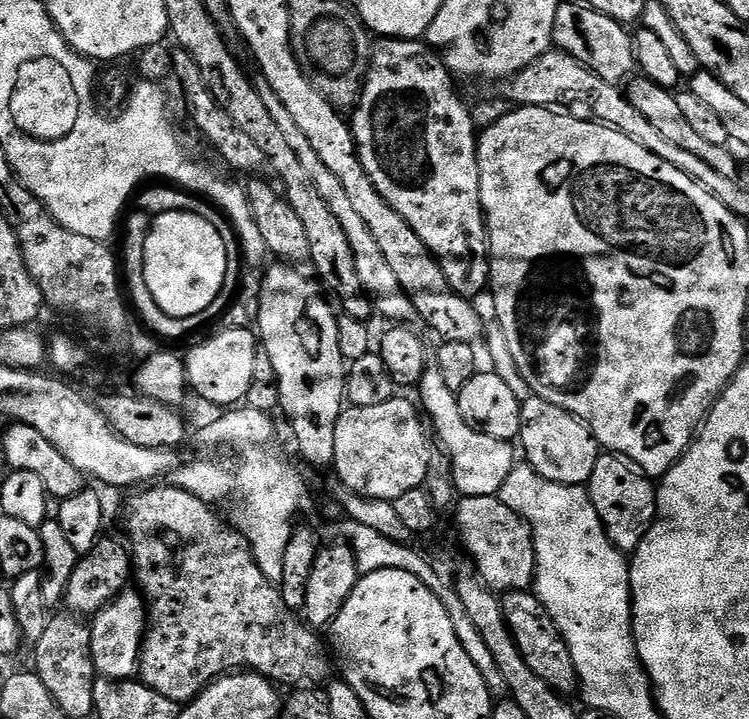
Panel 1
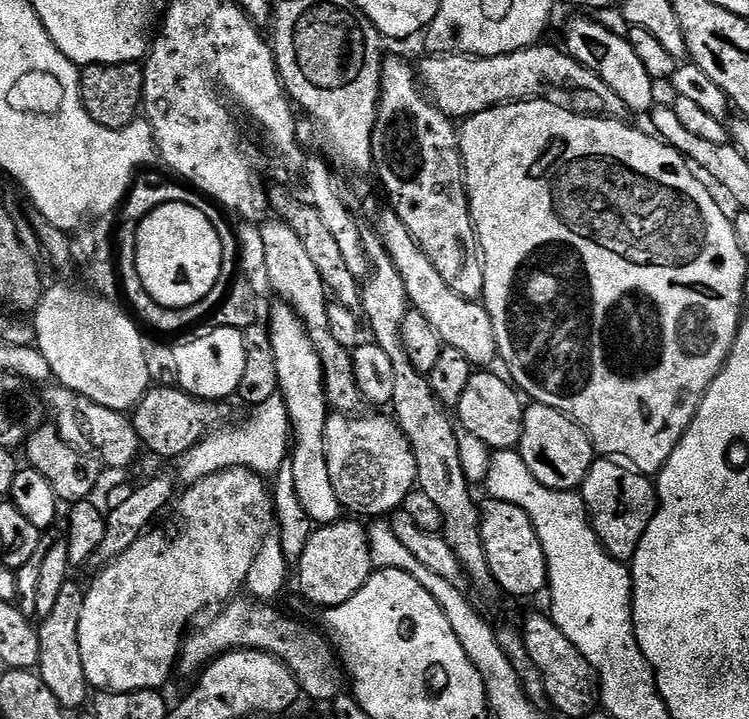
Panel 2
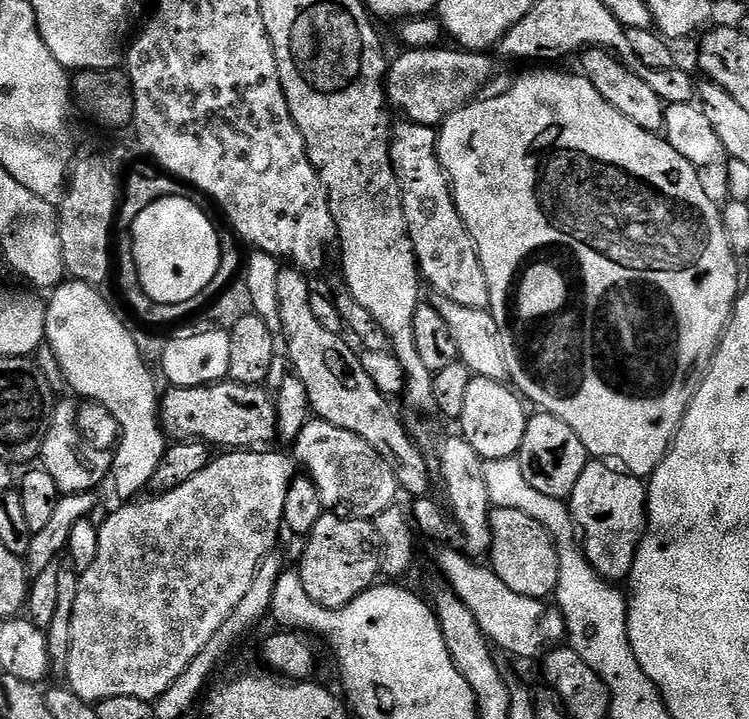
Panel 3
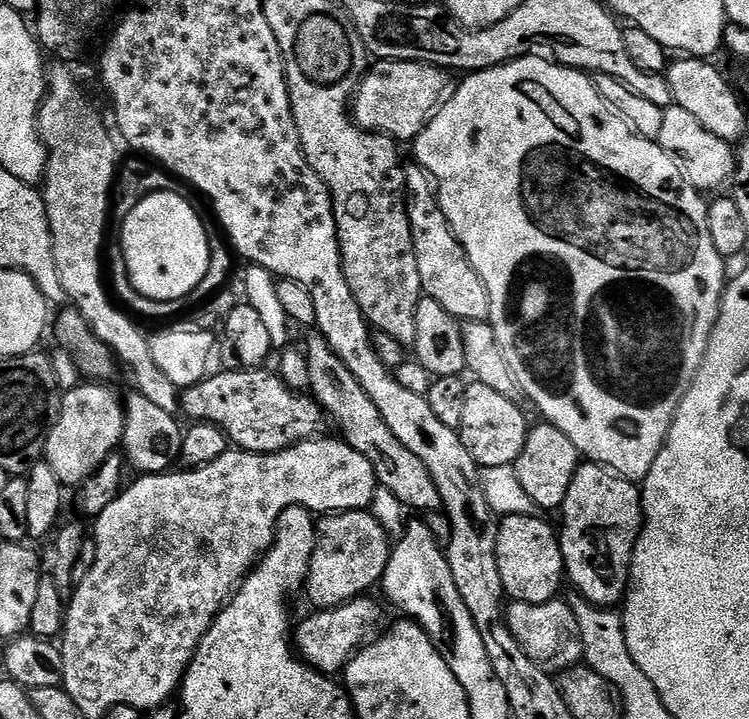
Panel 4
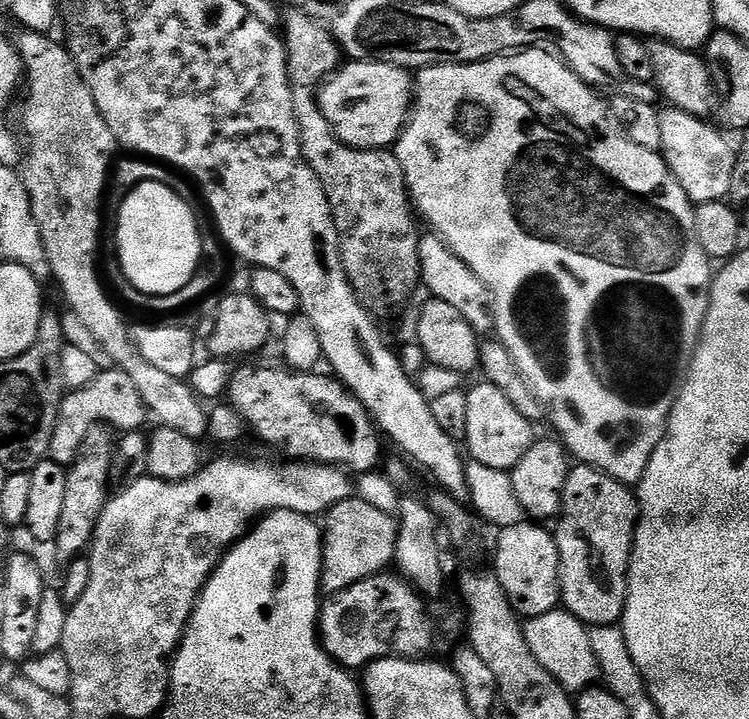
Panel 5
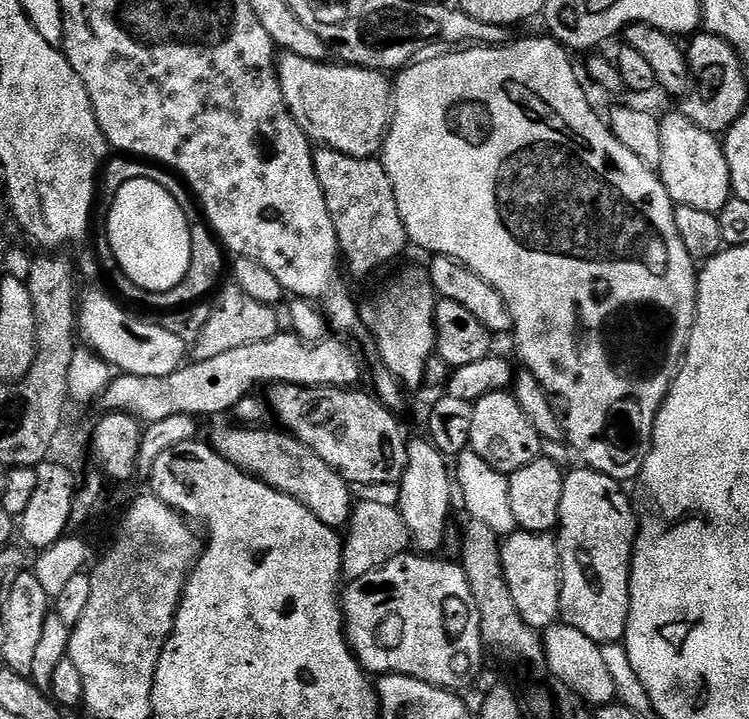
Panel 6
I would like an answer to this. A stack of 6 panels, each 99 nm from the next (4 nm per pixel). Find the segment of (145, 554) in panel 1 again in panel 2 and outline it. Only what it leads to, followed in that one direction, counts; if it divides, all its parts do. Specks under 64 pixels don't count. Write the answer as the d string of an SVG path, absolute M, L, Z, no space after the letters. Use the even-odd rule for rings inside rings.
M233 599L215 613L216 617L197 636L185 639L178 661L179 671L199 673L225 652L235 652L237 648L253 648L259 652L271 652L284 661L284 665L296 676L301 693L312 700L335 701L346 688L346 673L336 654L336 649L328 642L323 631L311 628L292 616L272 608L271 603L257 602L255 599Z

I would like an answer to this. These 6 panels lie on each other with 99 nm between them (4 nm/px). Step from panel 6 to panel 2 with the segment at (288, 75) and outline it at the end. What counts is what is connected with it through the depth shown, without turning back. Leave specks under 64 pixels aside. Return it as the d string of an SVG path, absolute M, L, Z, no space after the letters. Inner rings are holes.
M548 43L497 56L428 54L418 64L418 79L436 108L456 122L500 104L517 104L520 100L548 100L571 112L599 114L605 118L625 115L622 98L618 98L596 72L582 66L567 51L560 49L559 52Z

